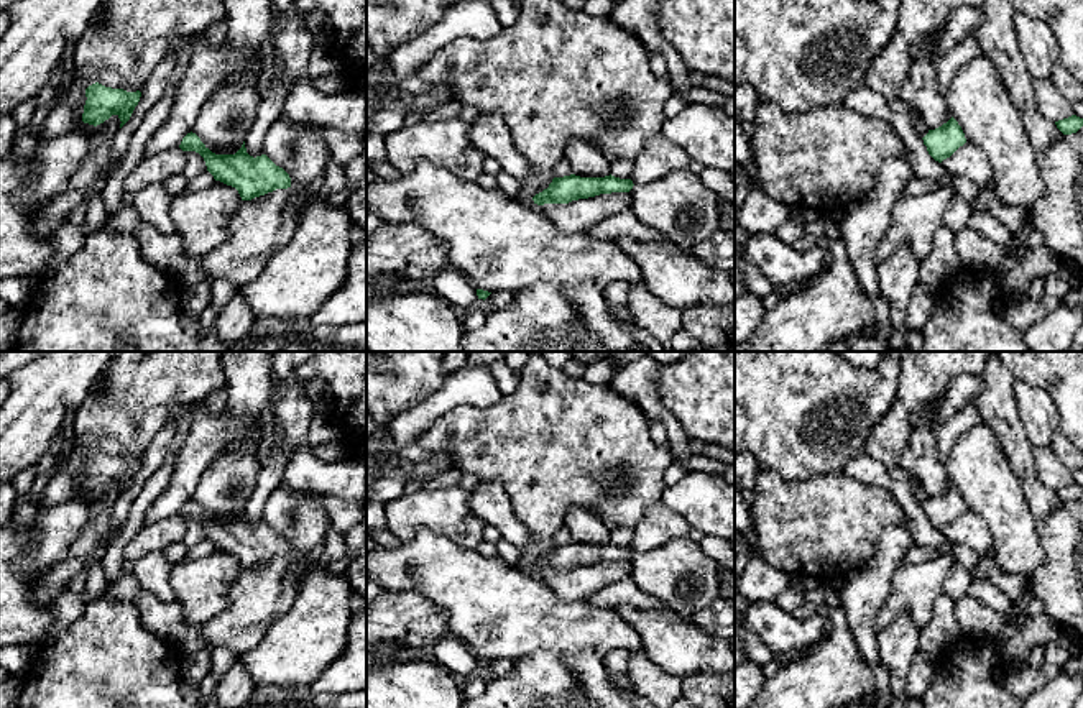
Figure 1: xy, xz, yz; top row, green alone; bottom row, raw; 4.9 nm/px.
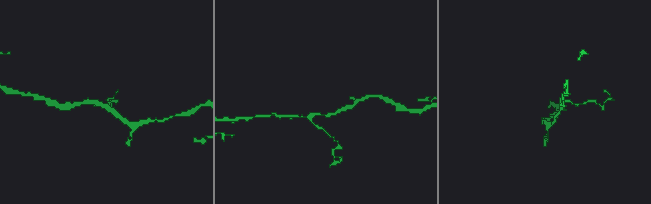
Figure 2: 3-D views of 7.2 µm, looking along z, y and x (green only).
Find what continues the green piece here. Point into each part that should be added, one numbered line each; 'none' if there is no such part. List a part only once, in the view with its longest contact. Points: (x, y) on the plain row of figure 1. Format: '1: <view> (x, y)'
none

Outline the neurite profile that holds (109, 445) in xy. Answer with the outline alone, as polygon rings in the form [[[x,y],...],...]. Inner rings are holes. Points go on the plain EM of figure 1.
[[[102,437],[94,444],[94,448],[112,457],[123,457],[123,447],[113,437]]]

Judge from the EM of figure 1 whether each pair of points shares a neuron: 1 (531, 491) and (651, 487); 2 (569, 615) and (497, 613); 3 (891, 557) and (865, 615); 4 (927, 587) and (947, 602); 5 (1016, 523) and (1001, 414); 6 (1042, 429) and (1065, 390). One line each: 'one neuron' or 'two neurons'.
1: one neuron
2: one neuron
3: one neuron
4: two neurons
5: two neurons
6: two neurons

